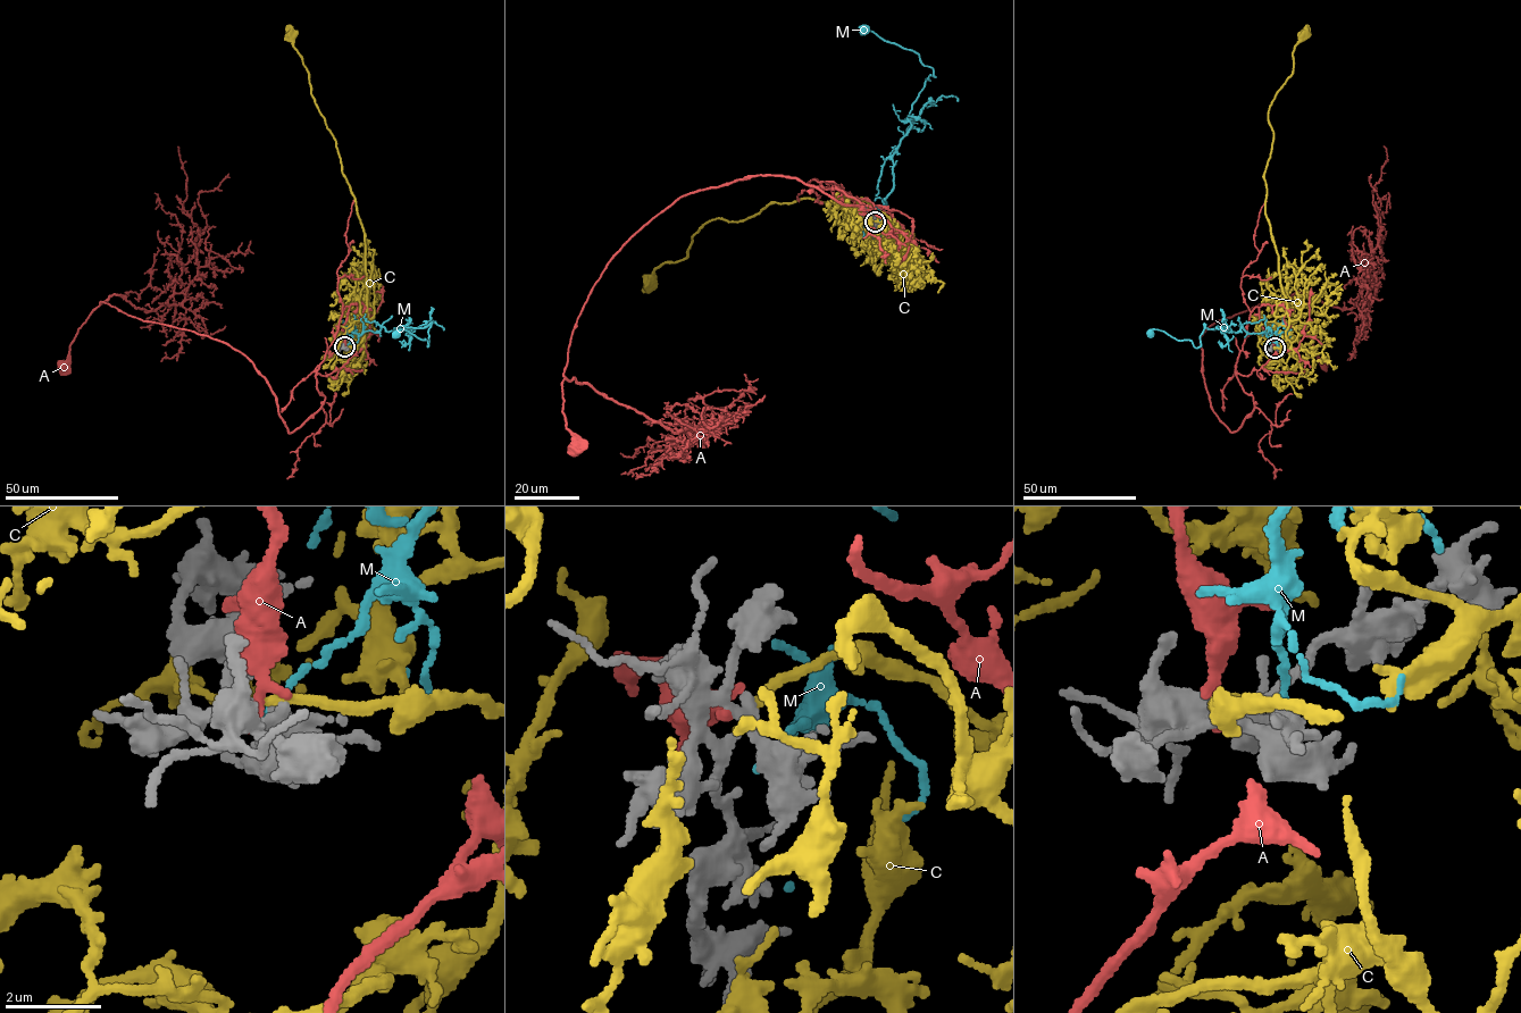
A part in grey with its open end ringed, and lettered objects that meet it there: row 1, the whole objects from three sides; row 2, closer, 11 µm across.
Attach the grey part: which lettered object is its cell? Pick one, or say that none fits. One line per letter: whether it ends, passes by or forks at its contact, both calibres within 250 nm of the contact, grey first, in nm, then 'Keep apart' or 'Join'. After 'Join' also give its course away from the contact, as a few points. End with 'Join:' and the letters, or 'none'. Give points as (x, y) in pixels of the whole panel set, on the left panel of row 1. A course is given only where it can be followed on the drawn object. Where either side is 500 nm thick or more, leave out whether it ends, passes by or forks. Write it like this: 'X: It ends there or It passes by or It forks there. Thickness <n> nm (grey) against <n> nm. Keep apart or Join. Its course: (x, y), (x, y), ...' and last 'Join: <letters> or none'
A: It ends there. Thickness 300 nm (grey) against 240 nm. Keep apart
C: It ends there. Thickness 150 nm (grey) against 160 nm. Join. Its course: (344, 346), (357, 346), (368, 321), (364, 228), (342, 172), (335, 140), (315, 102), (309, 73), (291, 34)
M: It ends there. Thickness 340 nm (grey) against 130 nm. Keep apart
Join: C

